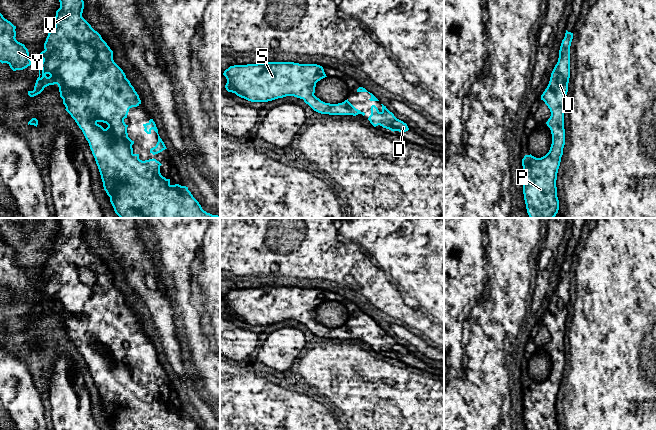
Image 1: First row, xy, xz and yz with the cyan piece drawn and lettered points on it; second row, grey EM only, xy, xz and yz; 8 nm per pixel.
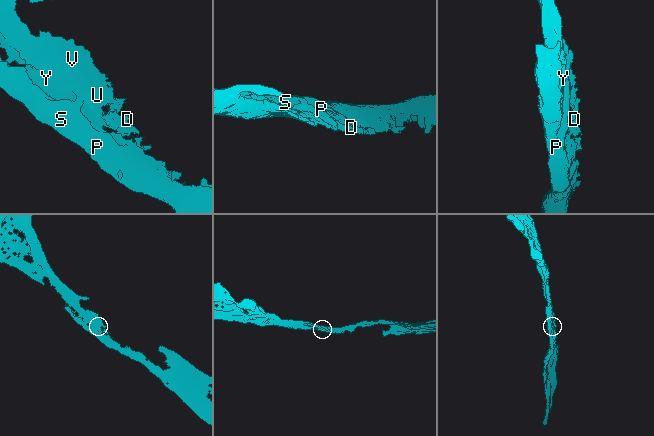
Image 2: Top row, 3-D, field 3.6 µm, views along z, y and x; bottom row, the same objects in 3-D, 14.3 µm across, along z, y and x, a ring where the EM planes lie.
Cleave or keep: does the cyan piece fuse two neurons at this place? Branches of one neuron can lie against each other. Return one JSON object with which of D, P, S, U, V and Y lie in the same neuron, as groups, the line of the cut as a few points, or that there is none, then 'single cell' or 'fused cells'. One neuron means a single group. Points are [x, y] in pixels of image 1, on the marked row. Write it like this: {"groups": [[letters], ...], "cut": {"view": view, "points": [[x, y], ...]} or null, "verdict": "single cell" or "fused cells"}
{"groups": [["D", "P", "S", "U", "V", "Y"]], "cut": null, "verdict": "single cell"}

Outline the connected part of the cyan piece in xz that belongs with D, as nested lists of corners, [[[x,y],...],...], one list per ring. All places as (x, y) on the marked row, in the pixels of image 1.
[[[375,105],[371,106],[371,115],[368,120],[376,127],[378,125],[391,131],[406,132],[409,130],[406,123],[397,119],[392,112],[390,112],[386,106],[382,105],[382,111],[380,112]]]

